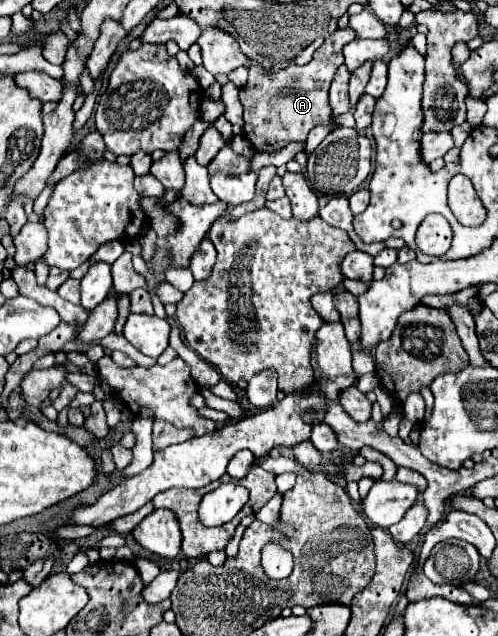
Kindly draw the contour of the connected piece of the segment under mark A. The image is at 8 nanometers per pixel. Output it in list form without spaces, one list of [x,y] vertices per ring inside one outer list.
[[[350,28],[332,32],[304,66],[290,64],[274,72],[262,68],[258,62],[250,64],[248,82],[240,88],[240,102],[244,106],[244,138],[248,138],[258,152],[278,152],[290,142],[306,142],[314,126],[328,126],[332,122],[328,88],[338,66],[344,62],[342,48],[354,38],[356,34]]]

